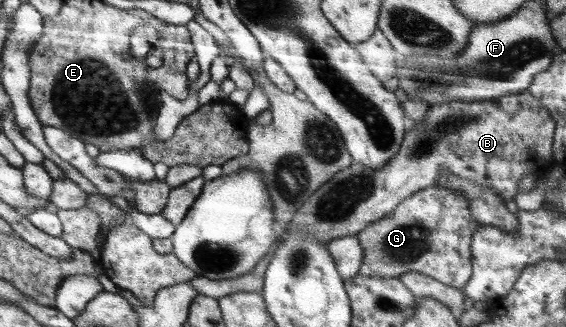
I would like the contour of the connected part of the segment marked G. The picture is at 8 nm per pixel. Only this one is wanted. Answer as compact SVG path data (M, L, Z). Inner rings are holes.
M433 184L405 199L383 219L358 233L364 249L364 261L359 273L367 277L399 278L405 272L423 272L454 288L463 289L472 277L472 240L481 225L470 212L468 197L461 192Z

